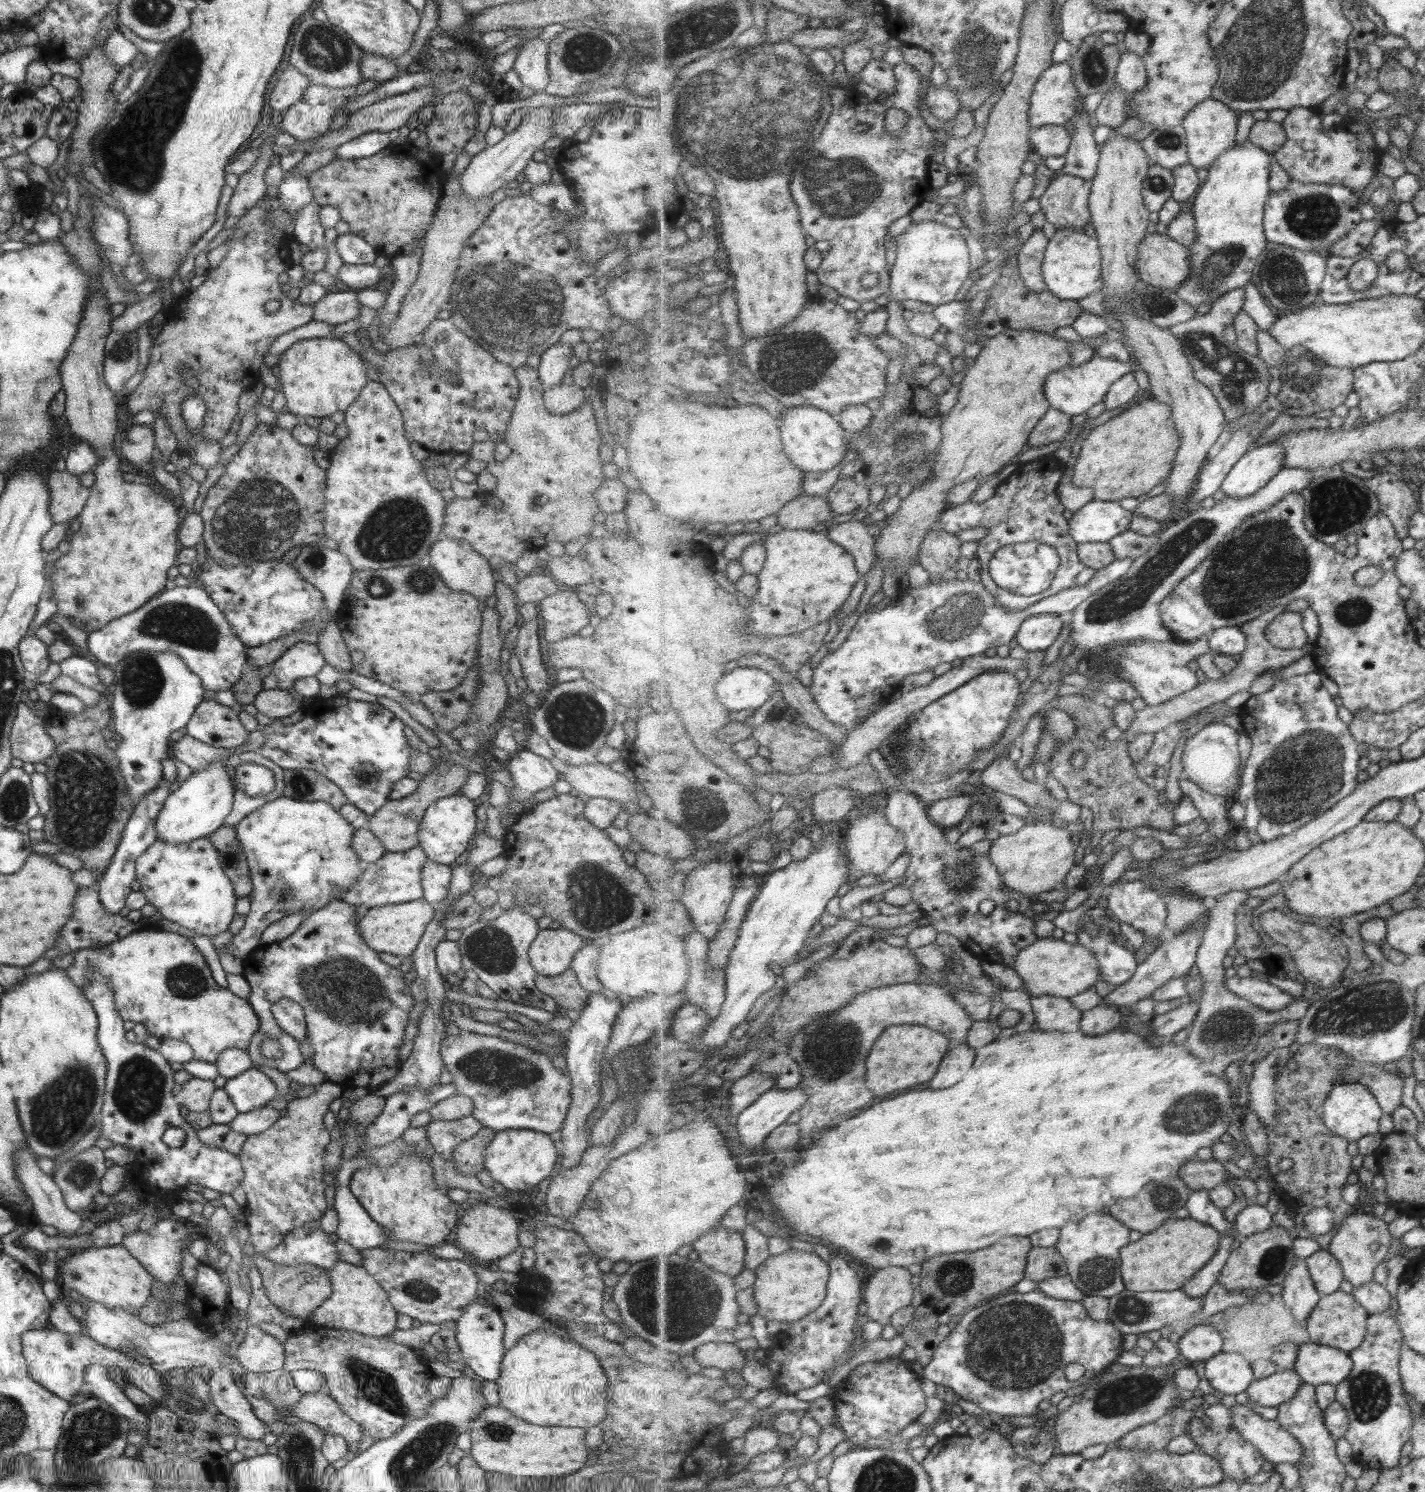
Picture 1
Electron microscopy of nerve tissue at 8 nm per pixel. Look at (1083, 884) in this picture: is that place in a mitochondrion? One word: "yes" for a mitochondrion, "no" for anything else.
no

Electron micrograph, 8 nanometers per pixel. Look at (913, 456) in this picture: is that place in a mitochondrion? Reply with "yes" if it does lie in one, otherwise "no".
yes

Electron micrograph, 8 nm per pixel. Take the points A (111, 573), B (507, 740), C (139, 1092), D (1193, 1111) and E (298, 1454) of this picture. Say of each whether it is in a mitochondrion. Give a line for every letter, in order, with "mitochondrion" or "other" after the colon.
A: other
B: other
C: mitochondrion
D: mitochondrion
E: mitochondrion

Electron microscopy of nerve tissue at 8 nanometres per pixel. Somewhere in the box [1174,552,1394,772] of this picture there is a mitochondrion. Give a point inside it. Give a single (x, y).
(1353, 611)

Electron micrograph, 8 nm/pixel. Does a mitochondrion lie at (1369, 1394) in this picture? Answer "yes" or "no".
yes

